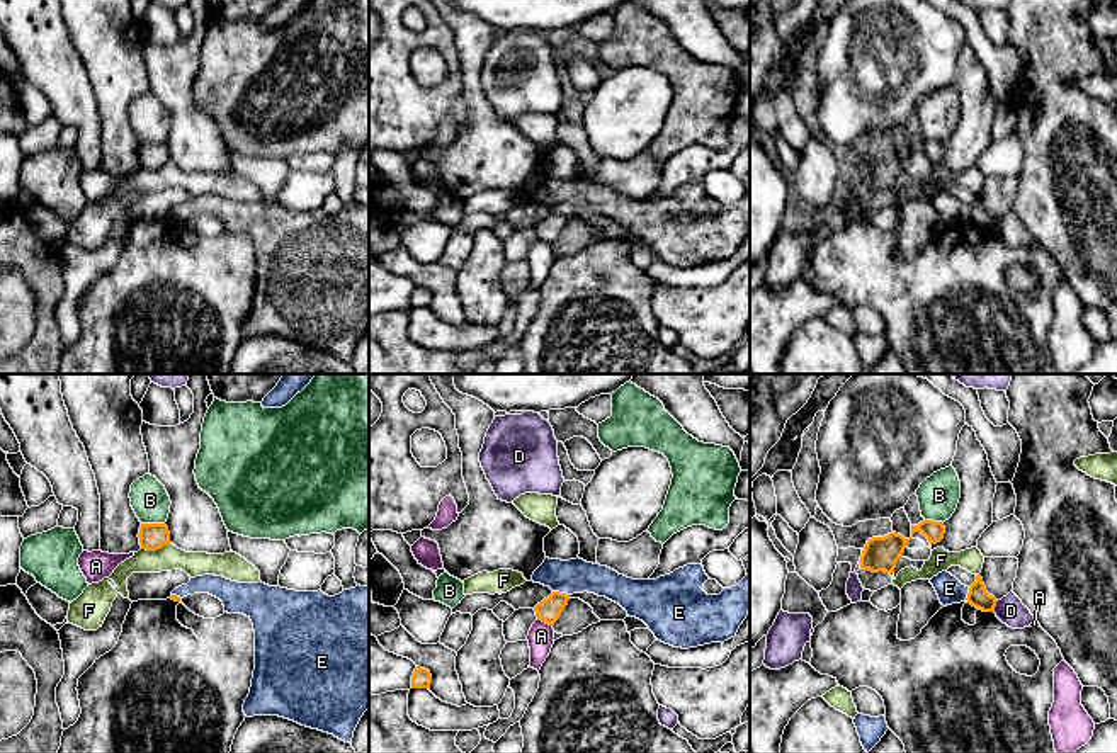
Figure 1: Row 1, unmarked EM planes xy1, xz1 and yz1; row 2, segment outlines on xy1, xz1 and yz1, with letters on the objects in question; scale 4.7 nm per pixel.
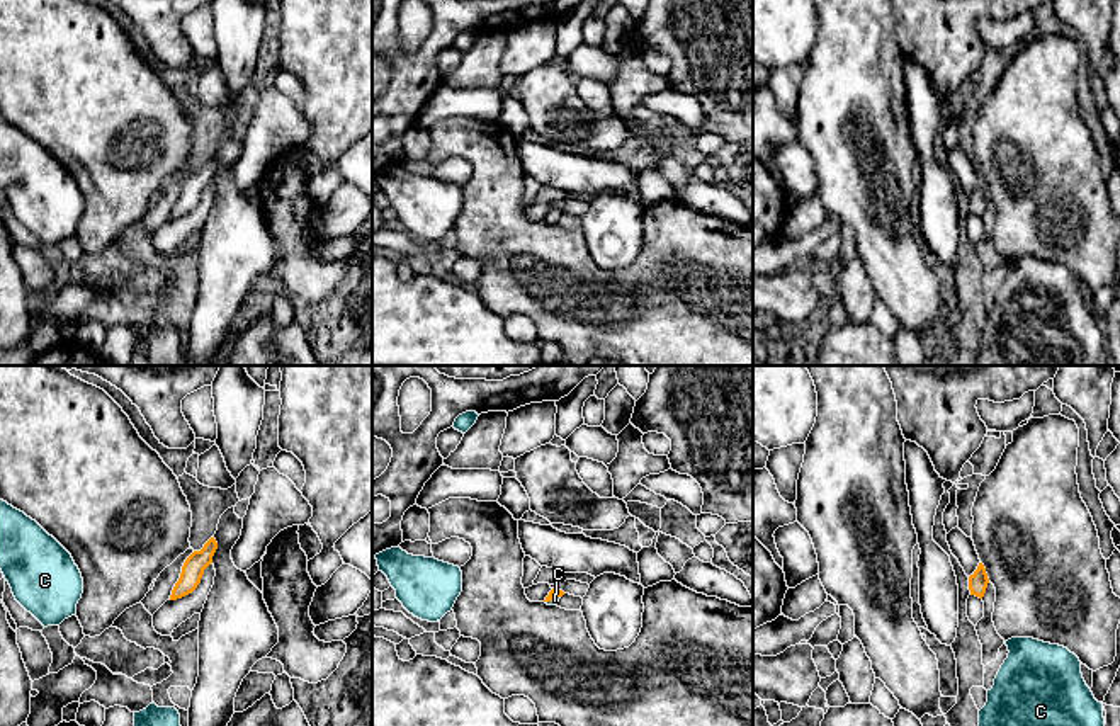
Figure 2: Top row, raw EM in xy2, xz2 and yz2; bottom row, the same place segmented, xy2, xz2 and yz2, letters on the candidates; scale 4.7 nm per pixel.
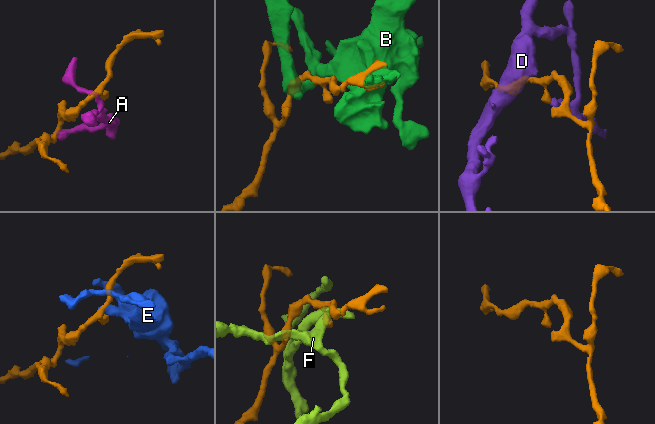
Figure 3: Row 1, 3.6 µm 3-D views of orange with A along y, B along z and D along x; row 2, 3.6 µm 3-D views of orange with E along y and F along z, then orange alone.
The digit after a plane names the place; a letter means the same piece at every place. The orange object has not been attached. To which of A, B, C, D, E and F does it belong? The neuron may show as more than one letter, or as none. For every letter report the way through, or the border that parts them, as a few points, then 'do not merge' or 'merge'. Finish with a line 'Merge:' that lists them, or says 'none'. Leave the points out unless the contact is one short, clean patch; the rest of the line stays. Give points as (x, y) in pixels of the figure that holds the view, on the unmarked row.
A: border xz1 (538, 238), (551, 245); do not merge
B: do not merge
C: way xz2 (554, 211), (553, 216), (554, 220); merge
D: do not merge
E: border xz1 (553, 209), (568, 215); do not merge
F: border xy1 (169, 162), (155, 169), (141, 169); do not merge
Merge: C

